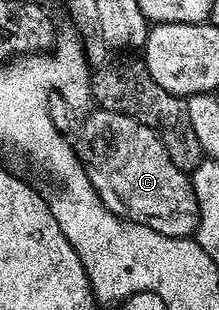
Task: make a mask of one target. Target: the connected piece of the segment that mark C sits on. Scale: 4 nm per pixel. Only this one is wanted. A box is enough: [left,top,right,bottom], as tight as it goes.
[73,108,199,238]

